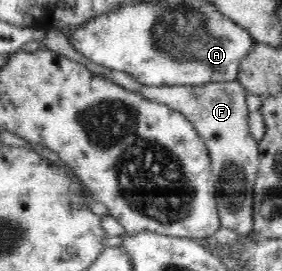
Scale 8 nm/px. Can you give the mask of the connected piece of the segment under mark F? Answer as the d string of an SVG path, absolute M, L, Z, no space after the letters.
M61 30L47 31L41 40L41 48L51 50L83 64L90 72L101 75L102 78L132 92L141 94L146 100L165 104L176 112L181 112L193 125L198 136L202 137L211 158L211 171L217 192L217 208L222 227L233 230L238 235L252 233L253 218L253 188L260 167L260 149L258 141L250 135L248 126L248 107L246 106L247 90L238 80L232 82L210 82L202 86L144 86L133 76L122 71L115 71L92 62L80 54Z

